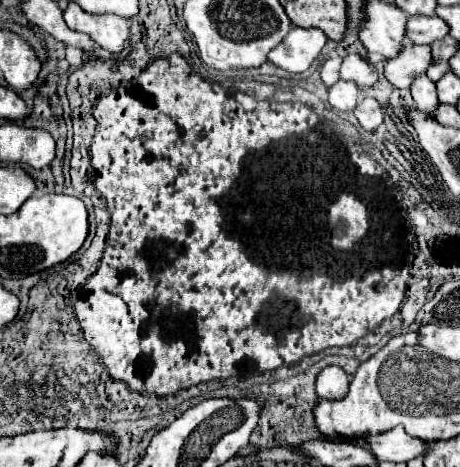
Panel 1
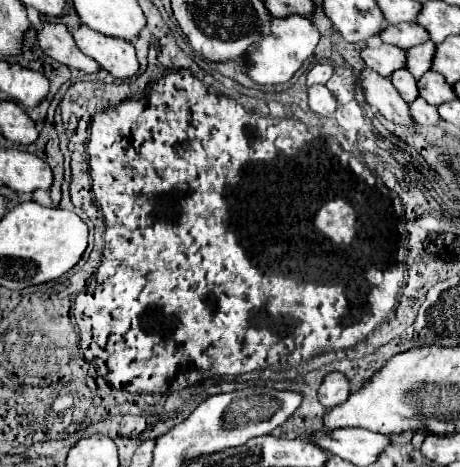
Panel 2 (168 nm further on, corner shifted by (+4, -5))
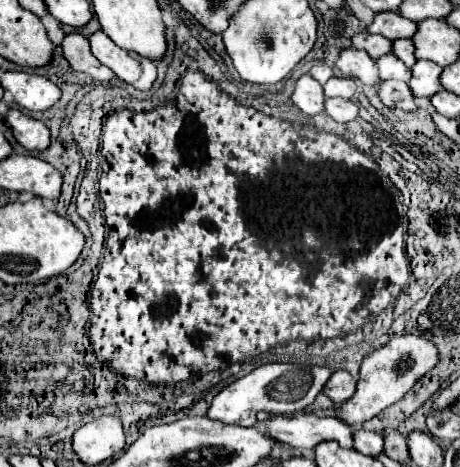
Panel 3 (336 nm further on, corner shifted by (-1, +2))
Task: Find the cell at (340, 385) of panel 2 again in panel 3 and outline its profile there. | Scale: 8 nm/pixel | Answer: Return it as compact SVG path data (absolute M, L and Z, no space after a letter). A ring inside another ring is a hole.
M338 369L332 373L332 377L328 379L328 383L324 385L324 395L330 397L336 405L348 401L356 391L356 381L354 377L344 371L344 369Z

